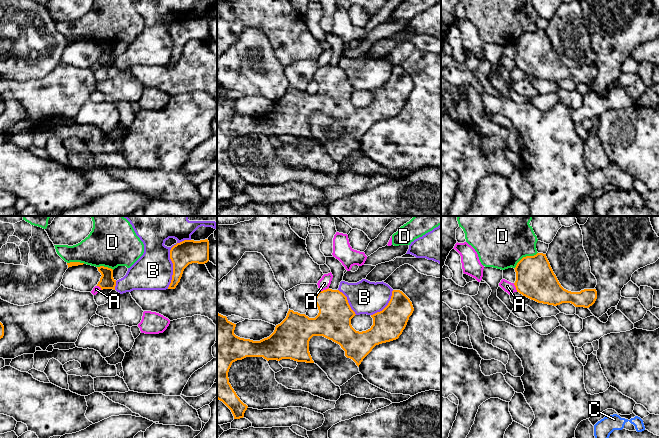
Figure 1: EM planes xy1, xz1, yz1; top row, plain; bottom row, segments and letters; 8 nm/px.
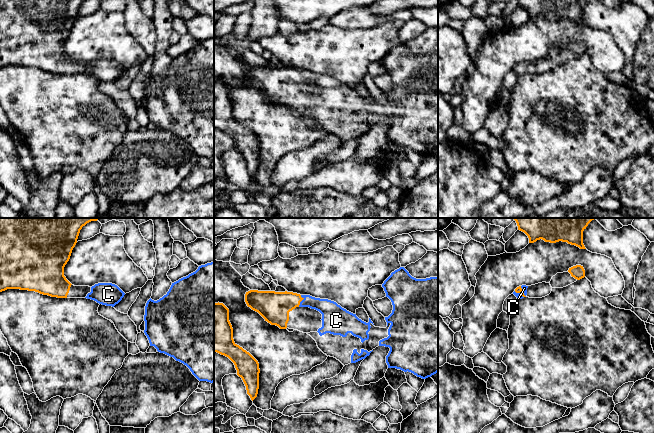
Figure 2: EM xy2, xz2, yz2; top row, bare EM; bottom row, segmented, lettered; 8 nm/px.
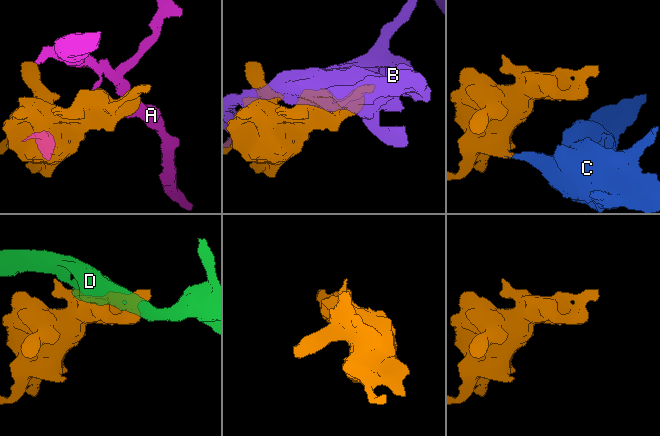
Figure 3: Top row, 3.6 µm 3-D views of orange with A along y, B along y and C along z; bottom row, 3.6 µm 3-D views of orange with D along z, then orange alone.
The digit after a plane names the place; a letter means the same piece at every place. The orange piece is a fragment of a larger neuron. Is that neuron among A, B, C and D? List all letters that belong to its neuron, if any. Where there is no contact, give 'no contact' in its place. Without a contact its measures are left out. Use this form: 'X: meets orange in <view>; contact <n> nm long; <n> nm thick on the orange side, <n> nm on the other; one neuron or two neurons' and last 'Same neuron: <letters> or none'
A: meets orange in xz1; contact 90 nm long; 280 nm thick on the orange side, 90 nm on the other; two neurons
B: meets orange in xy1; contact 440 nm long; 200 nm thick on the orange side, 300 nm on the other; two neurons
C: meets orange in xz2; contact 100 nm long; 240 nm thick on the orange side, 150 nm on the other; one neuron
D: meets orange in yz1; contact 240 nm long; 320 nm thick on the orange side, 360 nm on the other; two neurons
Same neuron: C

